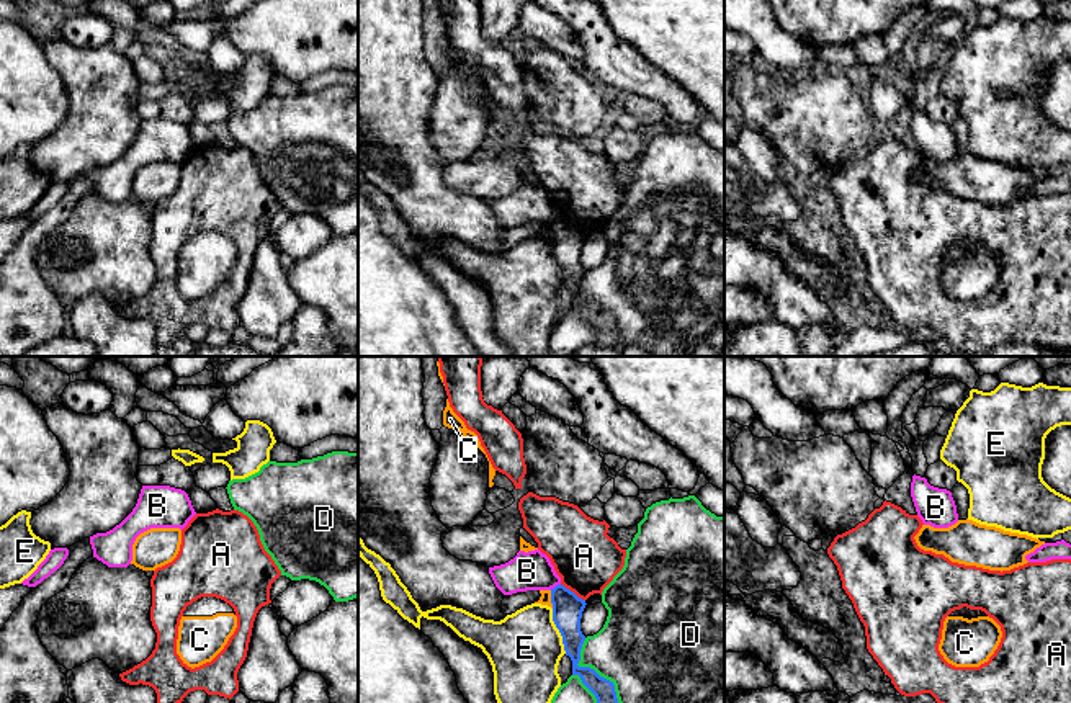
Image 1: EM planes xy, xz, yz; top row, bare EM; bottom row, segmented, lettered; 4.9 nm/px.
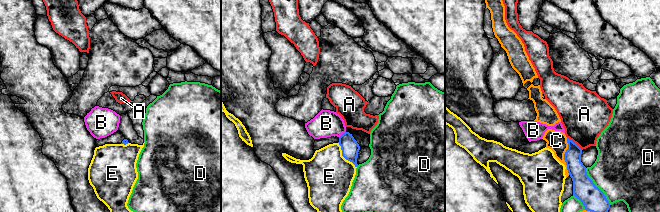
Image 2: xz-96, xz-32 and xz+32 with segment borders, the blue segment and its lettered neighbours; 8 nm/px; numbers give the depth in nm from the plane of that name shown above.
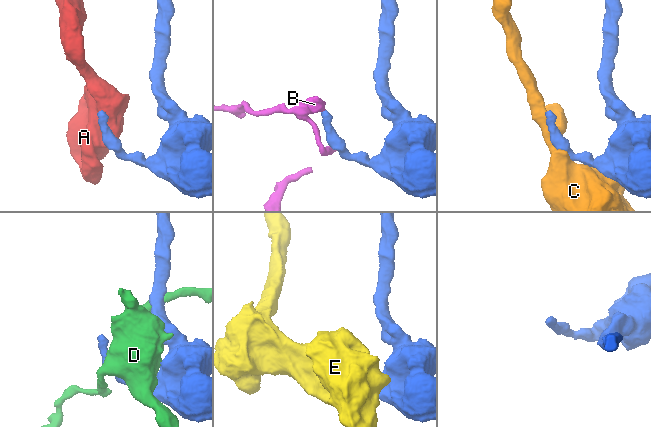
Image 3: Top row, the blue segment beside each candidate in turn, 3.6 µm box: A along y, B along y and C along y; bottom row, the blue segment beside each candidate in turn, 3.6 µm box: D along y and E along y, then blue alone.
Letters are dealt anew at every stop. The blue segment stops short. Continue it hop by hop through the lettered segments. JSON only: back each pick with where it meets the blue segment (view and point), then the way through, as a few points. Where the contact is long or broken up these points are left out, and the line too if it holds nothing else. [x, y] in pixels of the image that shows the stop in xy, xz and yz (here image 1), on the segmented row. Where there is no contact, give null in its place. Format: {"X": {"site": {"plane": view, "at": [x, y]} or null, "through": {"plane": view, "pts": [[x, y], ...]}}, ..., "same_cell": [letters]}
{"same_cell": []}

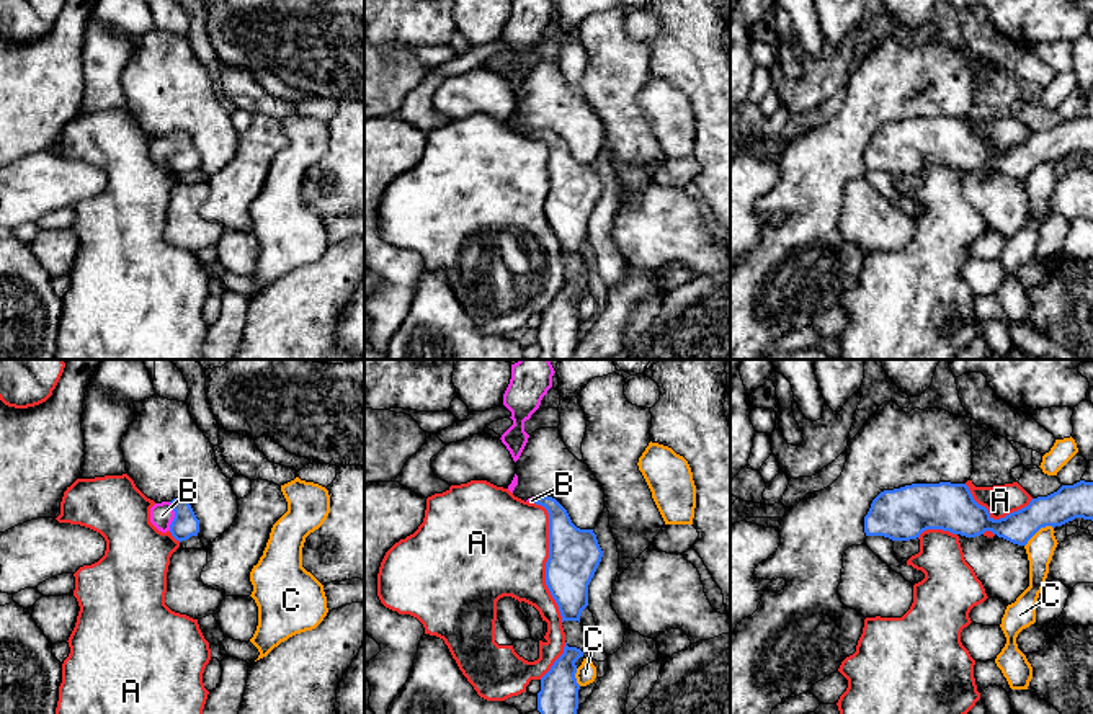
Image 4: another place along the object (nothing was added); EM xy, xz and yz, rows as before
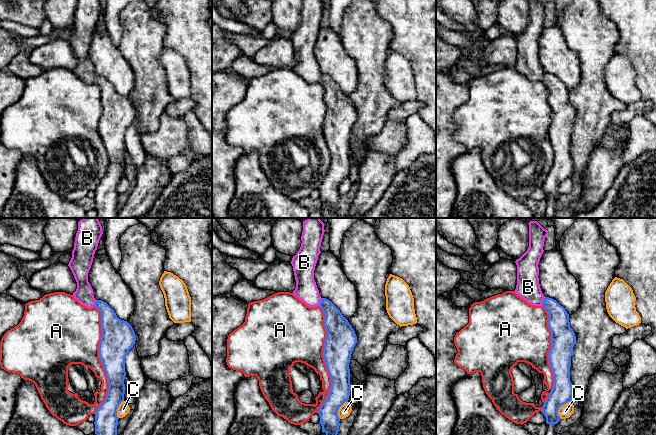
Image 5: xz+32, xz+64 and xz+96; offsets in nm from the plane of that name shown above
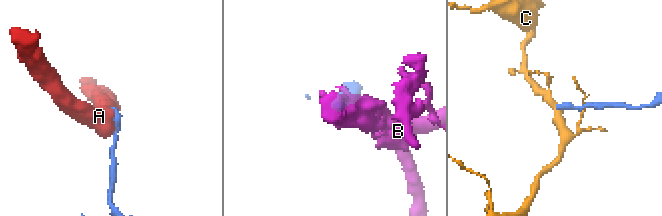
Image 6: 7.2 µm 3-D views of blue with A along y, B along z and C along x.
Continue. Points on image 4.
{"B": {"site": {"plane": "xy", "at": [175, 517]}, "through": {"plane": "xy", "pts": [[185, 523], [175, 517], [162, 515]]}}, "same_cell": ["B"]}

